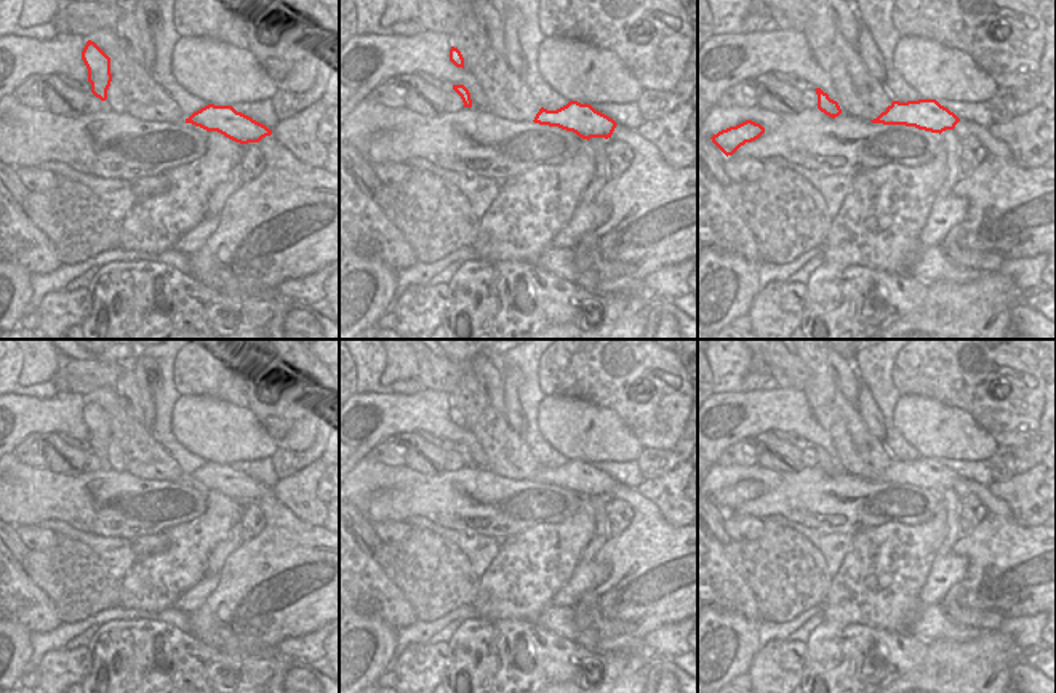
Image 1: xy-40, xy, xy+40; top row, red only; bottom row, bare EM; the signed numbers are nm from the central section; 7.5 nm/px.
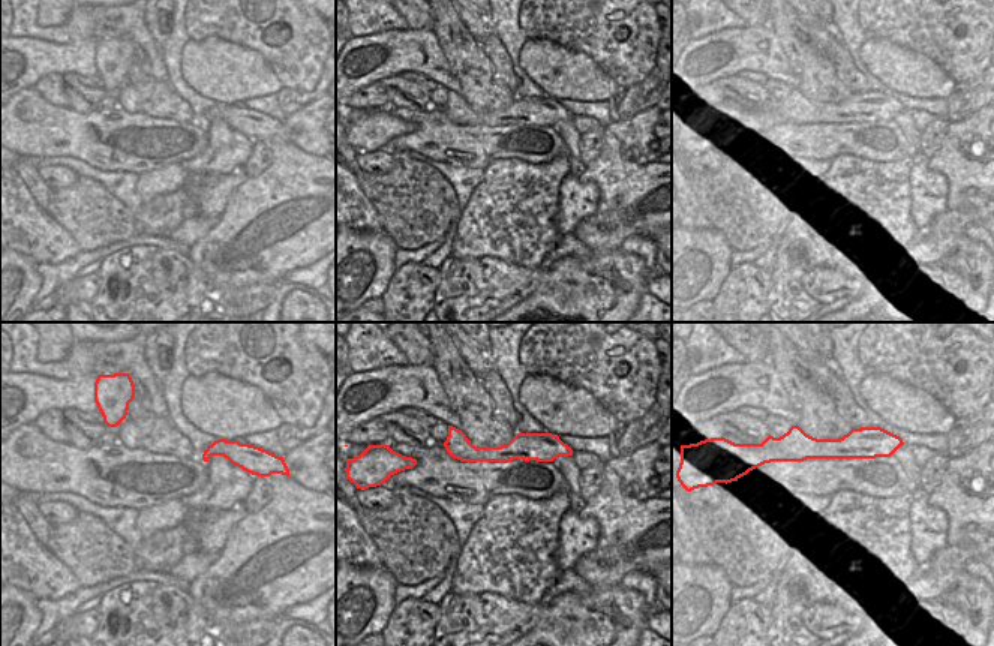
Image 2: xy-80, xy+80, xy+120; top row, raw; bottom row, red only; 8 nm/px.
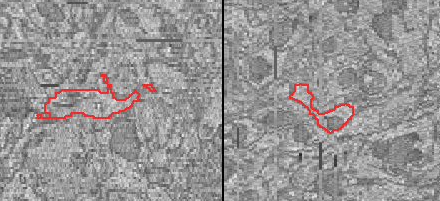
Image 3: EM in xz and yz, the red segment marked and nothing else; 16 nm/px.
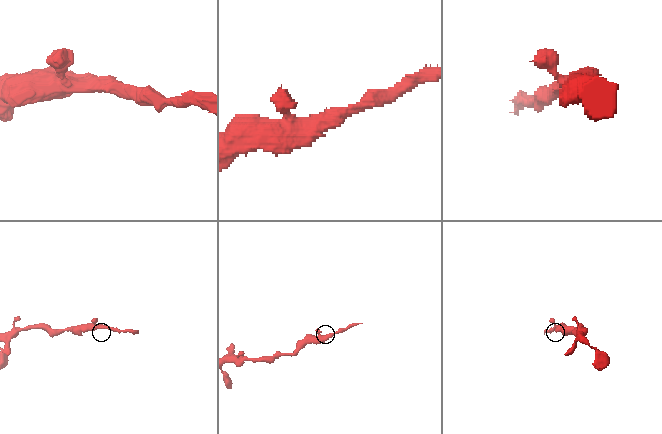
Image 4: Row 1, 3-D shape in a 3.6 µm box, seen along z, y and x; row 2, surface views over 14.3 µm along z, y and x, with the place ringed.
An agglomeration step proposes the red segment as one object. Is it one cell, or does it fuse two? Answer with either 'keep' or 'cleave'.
keep

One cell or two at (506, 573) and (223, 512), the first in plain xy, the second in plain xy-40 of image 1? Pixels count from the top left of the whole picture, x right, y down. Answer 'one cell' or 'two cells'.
one cell

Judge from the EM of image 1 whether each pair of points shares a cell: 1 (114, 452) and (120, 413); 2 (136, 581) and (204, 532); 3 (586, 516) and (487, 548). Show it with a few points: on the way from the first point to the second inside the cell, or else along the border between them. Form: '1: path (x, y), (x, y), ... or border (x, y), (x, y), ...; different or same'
1: border (112, 437), (124, 455), (125, 469); different
2: path (152, 580), (188, 548); same
3: border (501, 541), (492, 564), (480, 576); different

